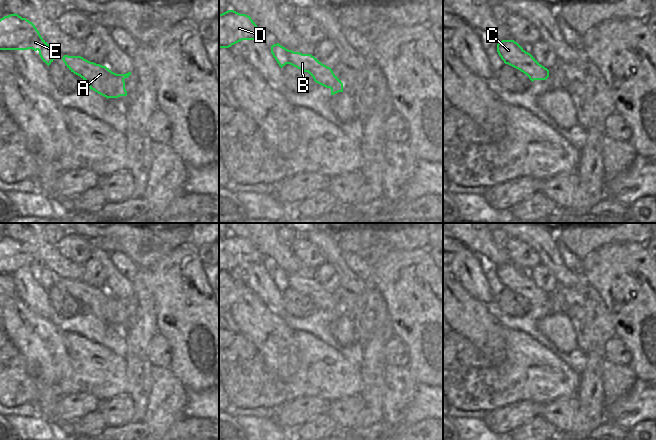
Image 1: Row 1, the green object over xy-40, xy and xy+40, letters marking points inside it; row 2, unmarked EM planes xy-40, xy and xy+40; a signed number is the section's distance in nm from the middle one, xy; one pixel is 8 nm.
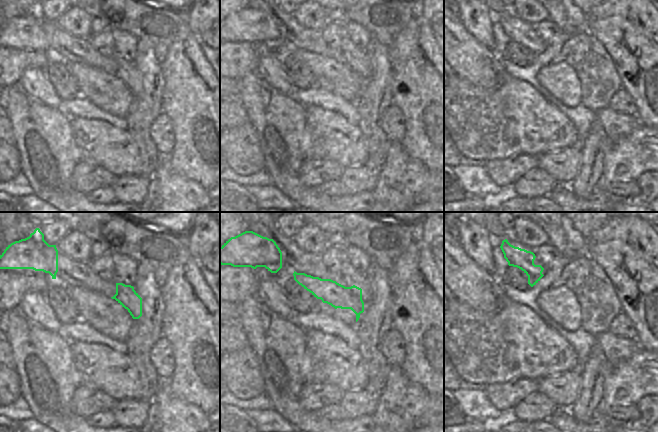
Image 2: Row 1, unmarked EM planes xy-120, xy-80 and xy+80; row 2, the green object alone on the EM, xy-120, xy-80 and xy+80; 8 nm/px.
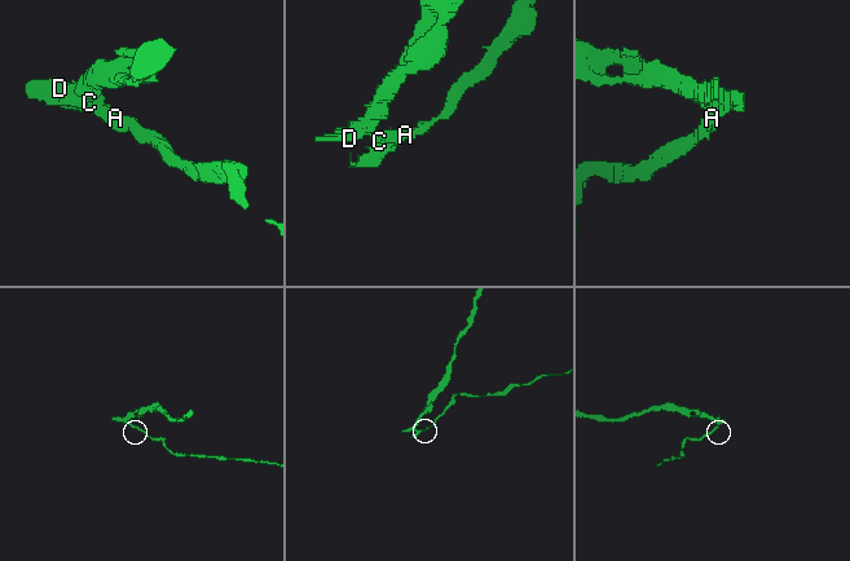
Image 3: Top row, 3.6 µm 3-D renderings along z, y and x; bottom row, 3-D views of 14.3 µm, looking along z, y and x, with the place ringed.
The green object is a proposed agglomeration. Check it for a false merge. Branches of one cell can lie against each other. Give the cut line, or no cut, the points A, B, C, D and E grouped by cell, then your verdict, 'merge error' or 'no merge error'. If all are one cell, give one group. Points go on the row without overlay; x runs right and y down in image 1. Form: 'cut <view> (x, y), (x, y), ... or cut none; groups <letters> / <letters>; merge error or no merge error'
cut xy (283, 271), (289, 287); groups A B C / D E; merge error

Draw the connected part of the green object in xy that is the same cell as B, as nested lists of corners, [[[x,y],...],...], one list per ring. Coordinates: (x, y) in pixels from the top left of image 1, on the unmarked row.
[[[286,272],[285,275],[287,277],[290,289],[304,296],[308,296],[316,307],[326,312],[330,312],[331,319],[334,319],[338,316],[343,316],[343,307],[333,297],[330,291],[322,288],[311,278],[302,278]]]

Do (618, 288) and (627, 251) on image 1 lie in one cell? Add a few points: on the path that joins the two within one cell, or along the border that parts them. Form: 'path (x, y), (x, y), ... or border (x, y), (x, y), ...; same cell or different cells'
path (626, 279), (627, 260); same cell

